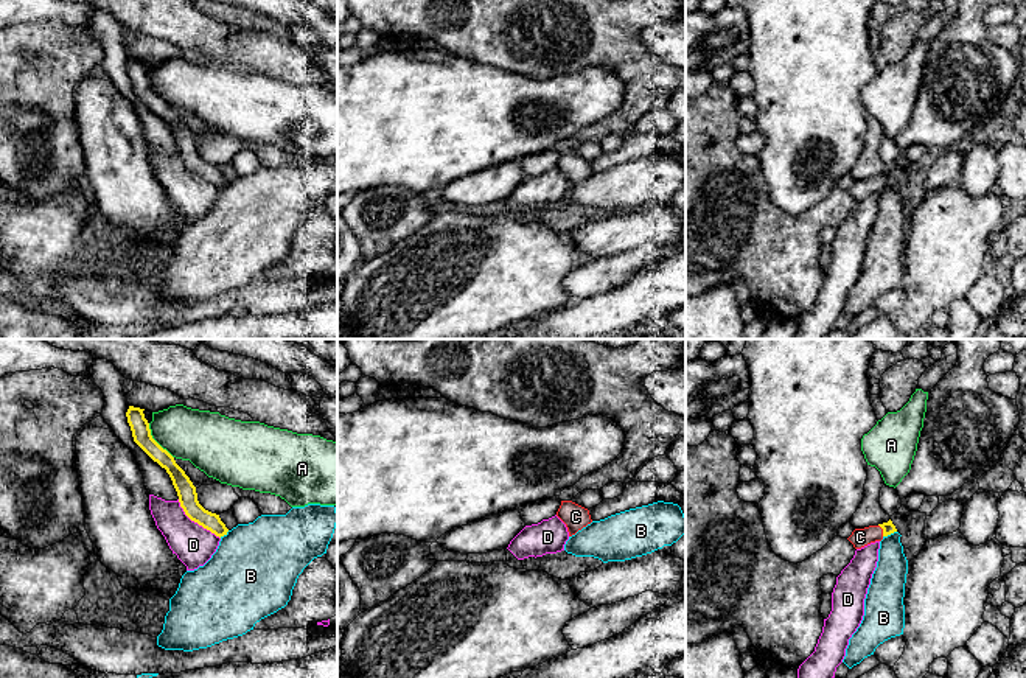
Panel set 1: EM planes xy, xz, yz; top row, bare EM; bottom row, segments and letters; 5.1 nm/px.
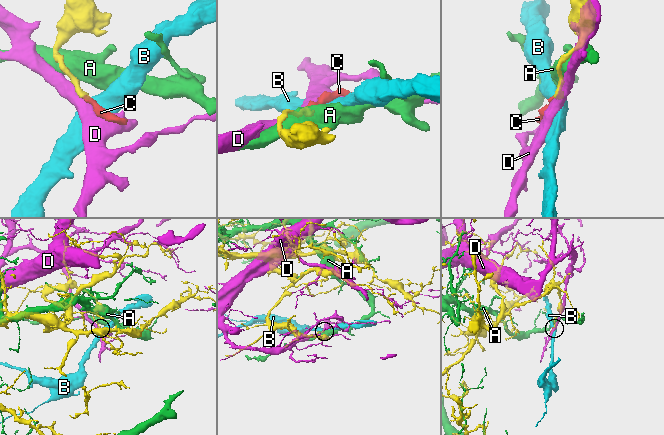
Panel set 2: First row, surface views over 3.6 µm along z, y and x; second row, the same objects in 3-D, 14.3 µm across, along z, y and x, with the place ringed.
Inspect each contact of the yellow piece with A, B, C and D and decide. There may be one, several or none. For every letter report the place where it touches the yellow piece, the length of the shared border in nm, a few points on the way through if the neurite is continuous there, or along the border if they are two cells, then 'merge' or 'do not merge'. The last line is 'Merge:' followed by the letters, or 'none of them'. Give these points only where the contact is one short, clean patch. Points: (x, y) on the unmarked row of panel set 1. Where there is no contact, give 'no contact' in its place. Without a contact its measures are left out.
A: meets yellow in xy at (154, 92); contact 220 nm long; do not merge
B: meets yellow in yz at (889, 185); contact 80 nm long; border along yz (896, 182), (883, 188); do not merge
C: meets yellow in yz at (883, 182); contact 70 nm long; runs through yz (888, 179), (883, 182), (860, 188); merge
D: meets yellow in xy at (196, 173); contact 300 nm long; border along xy (177, 151), (182, 162), (191, 171), (219, 190); do not merge
Merge: C

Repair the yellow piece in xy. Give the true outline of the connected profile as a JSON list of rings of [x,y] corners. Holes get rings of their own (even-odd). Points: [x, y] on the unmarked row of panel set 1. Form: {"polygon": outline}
{"polygon": [[[129,58],[126,68],[132,82],[134,93],[162,120],[169,126],[173,137],[177,143],[180,159],[185,166],[210,182],[216,188],[227,187],[229,180],[221,173],[219,166],[205,162],[199,152],[196,138],[185,126],[185,123],[176,115],[174,109],[163,101],[151,87],[149,75],[143,65],[145,61]]]}

